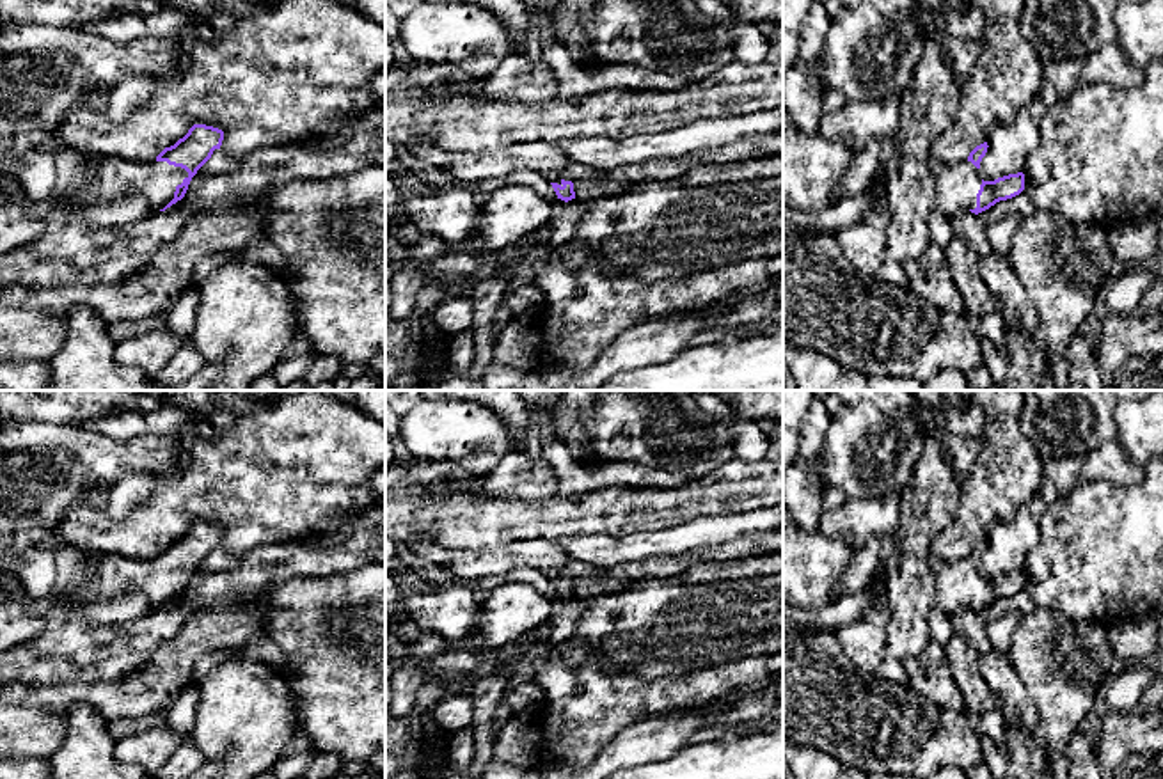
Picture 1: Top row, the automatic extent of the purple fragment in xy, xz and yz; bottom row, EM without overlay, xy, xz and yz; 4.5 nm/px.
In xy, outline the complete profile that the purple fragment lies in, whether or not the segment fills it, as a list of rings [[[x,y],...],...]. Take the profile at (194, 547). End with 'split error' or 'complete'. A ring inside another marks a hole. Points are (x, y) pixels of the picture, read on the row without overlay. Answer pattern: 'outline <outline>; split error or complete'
outline [[[194,522],[183,536],[179,536],[174,543],[165,545],[153,559],[135,559],[135,557],[124,557],[119,554],[85,552],[83,575],[82,575],[78,591],[73,596],[59,602],[57,607],[50,610],[51,612],[50,619],[51,621],[80,621],[92,633],[107,633],[110,630],[121,630],[121,628],[105,628],[101,625],[94,625],[87,621],[83,616],[83,609],[89,603],[114,602],[130,593],[142,593],[147,598],[153,610],[165,609],[167,605],[170,605],[172,602],[176,602],[178,598],[185,594],[192,575],[211,555],[213,548],[220,547],[222,538],[224,538],[222,527],[206,523],[206,522]]]; split error

